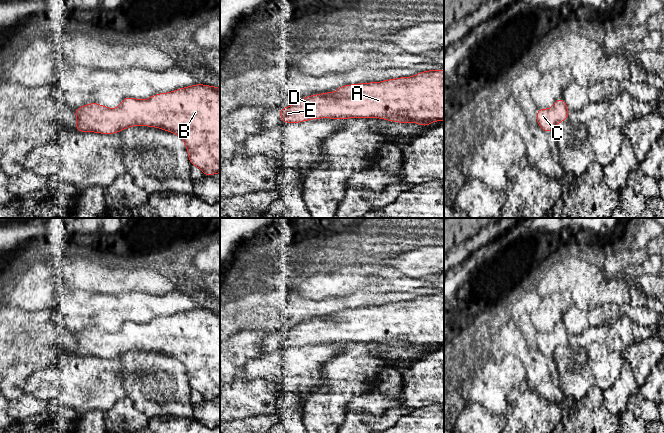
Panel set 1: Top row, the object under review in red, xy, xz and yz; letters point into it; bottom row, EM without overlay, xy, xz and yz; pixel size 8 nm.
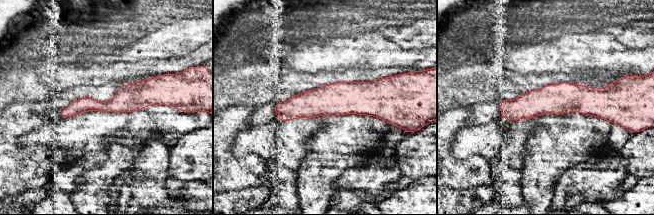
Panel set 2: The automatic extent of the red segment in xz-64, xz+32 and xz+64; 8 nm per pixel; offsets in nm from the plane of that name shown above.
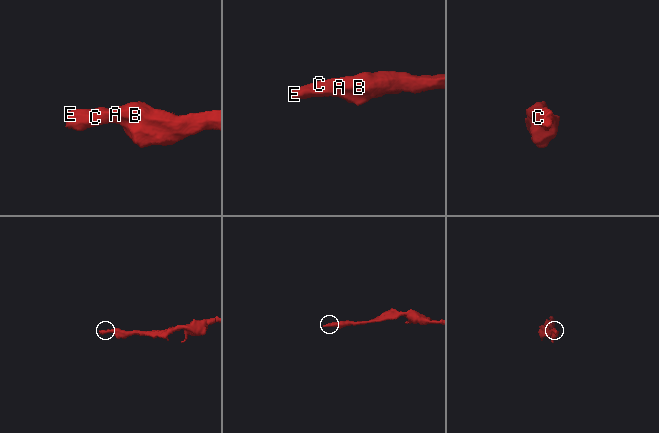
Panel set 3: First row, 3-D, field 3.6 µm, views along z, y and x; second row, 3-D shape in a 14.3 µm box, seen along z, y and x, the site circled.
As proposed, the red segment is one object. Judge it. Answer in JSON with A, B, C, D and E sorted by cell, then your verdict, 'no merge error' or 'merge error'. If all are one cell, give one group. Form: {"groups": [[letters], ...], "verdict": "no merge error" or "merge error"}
{"groups": [["A", "B", "C", "D", "E"]], "verdict": "no merge error"}

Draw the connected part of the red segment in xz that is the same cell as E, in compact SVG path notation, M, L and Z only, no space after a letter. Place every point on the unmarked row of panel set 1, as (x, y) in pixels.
M428 294L412 301L400 301L381 306L343 309L334 317L310 319L279 334L284 347L300 347L312 343L349 343L376 341L398 347L418 347L424 351L433 345L444 345L444 295Z

